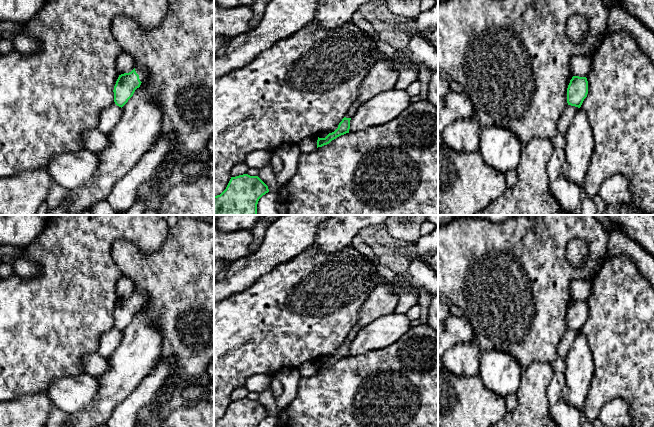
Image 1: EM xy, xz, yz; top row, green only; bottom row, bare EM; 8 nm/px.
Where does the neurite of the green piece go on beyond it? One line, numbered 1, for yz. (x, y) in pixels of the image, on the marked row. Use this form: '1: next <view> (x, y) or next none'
1: next none

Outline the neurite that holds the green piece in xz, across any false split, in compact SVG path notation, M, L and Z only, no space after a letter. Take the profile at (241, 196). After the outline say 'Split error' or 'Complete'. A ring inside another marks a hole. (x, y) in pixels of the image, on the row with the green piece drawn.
M258 176L231 177L226 189L214 196L214 215L257 215L258 201L268 192Z. Complete

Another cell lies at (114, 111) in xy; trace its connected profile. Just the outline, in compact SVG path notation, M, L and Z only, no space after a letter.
M116 104L110 105L104 109L100 115L98 129L103 133L109 133L114 129L115 124L122 115L122 108Z

